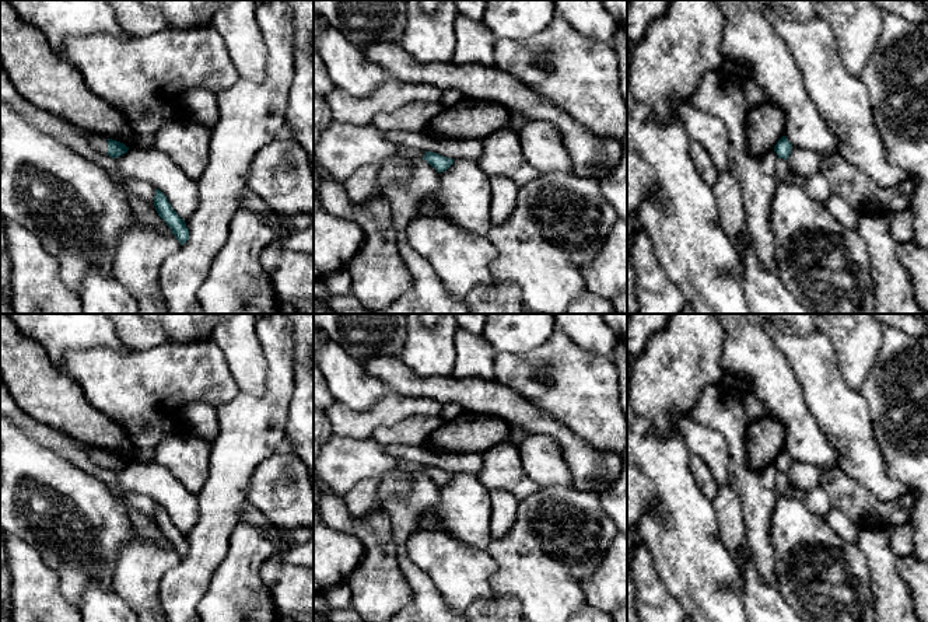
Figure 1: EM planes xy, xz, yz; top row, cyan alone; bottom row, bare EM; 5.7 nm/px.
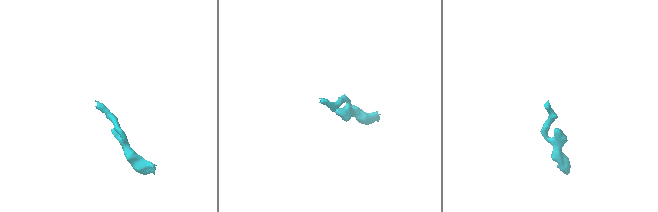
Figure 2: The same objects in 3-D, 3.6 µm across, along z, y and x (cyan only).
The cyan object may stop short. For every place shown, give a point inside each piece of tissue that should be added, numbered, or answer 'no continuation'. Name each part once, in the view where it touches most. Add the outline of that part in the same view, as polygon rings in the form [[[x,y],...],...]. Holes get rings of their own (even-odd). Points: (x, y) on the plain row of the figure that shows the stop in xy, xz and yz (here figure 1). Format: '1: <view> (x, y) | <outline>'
1: xy (98, 455) | [[[87,447],[90,459],[101,466],[108,468],[108,451],[99,447]]]

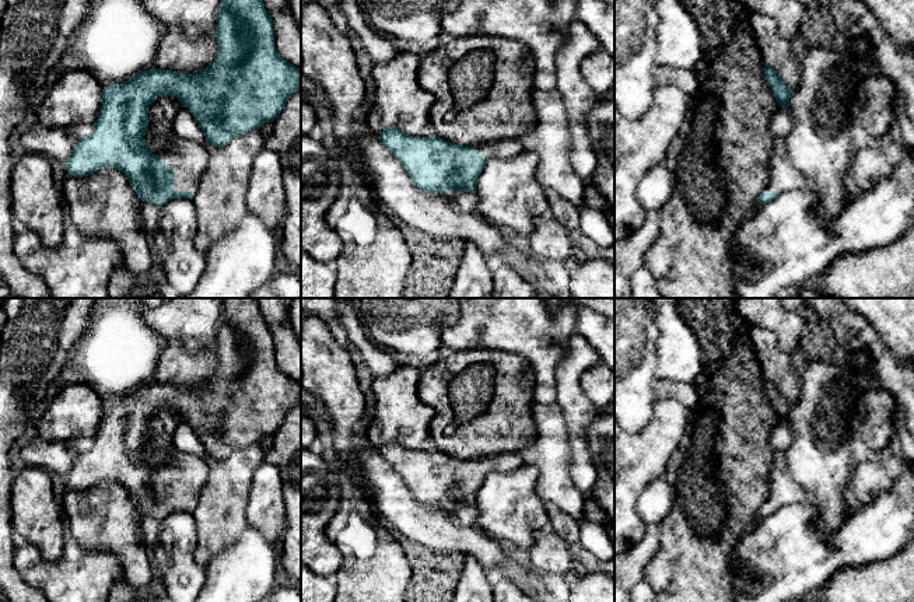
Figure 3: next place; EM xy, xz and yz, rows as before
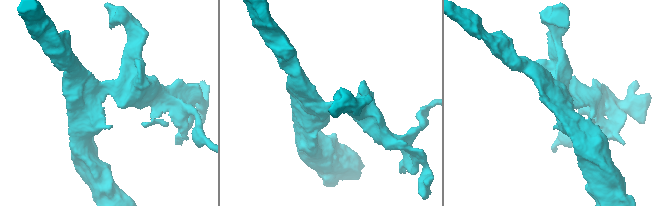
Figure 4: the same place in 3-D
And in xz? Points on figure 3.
1: xz (505, 462) | [[[519,452],[480,456],[473,461],[480,465],[486,475],[490,475],[493,472],[514,472],[523,465]]]

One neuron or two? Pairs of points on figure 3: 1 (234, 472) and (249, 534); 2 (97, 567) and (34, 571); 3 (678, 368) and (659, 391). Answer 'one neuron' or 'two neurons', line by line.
1: two neurons
2: one neuron
3: two neurons

